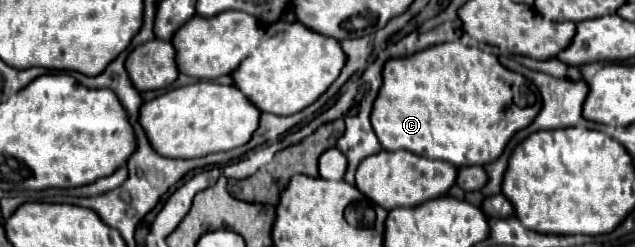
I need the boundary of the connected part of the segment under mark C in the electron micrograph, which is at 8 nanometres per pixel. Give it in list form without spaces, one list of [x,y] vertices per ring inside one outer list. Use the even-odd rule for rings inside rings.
[[[442,43],[408,57],[390,59],[382,75],[384,85],[372,109],[372,127],[380,145],[386,151],[404,149],[420,157],[448,161],[456,167],[494,163],[508,141],[520,129],[526,129],[542,109],[542,97],[534,83],[502,67],[494,55],[460,43]]]

